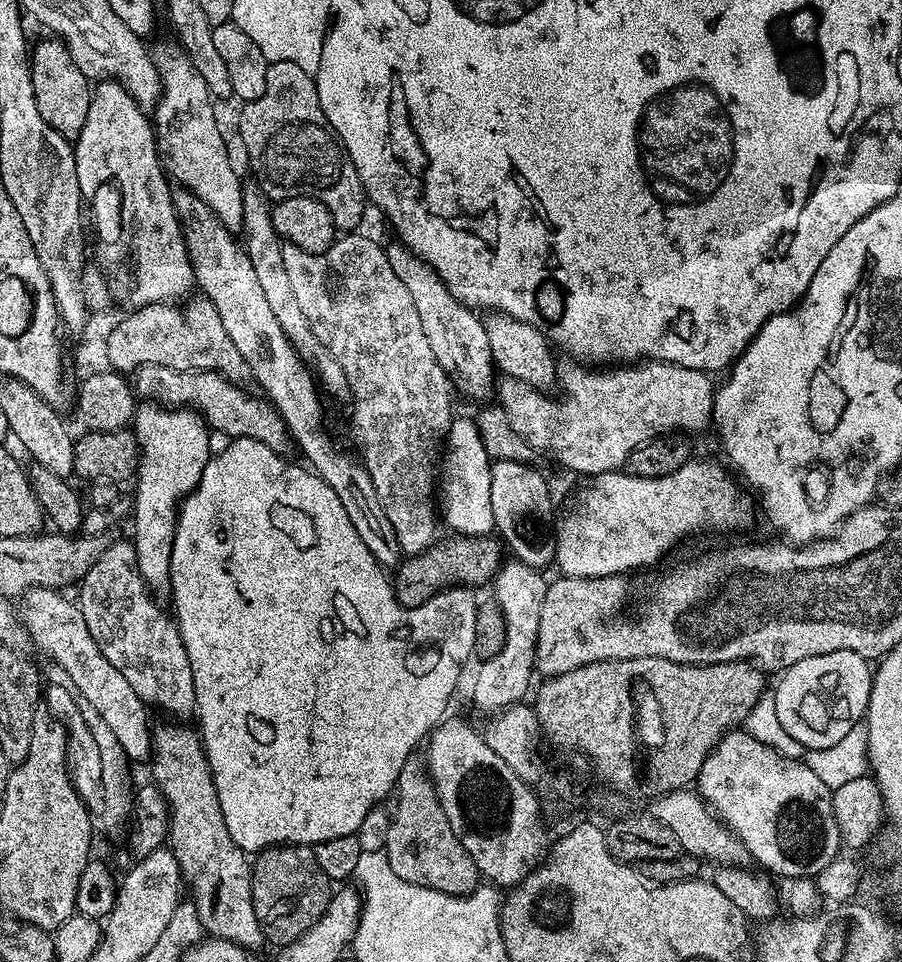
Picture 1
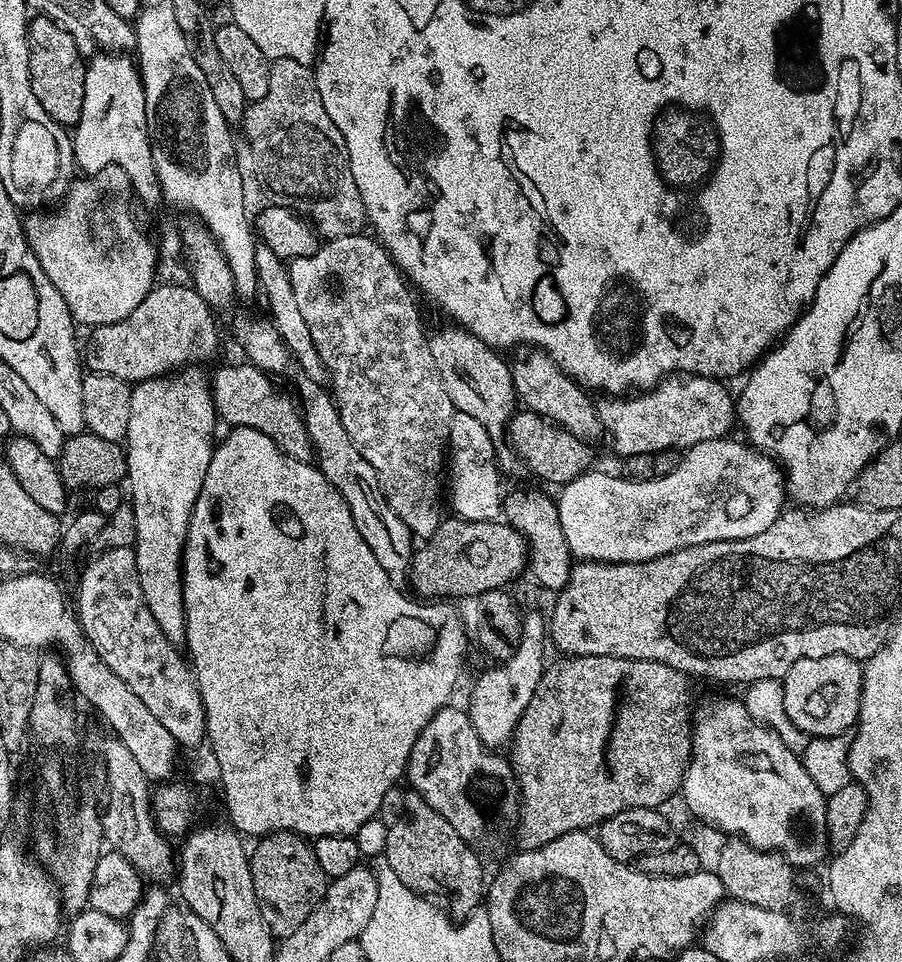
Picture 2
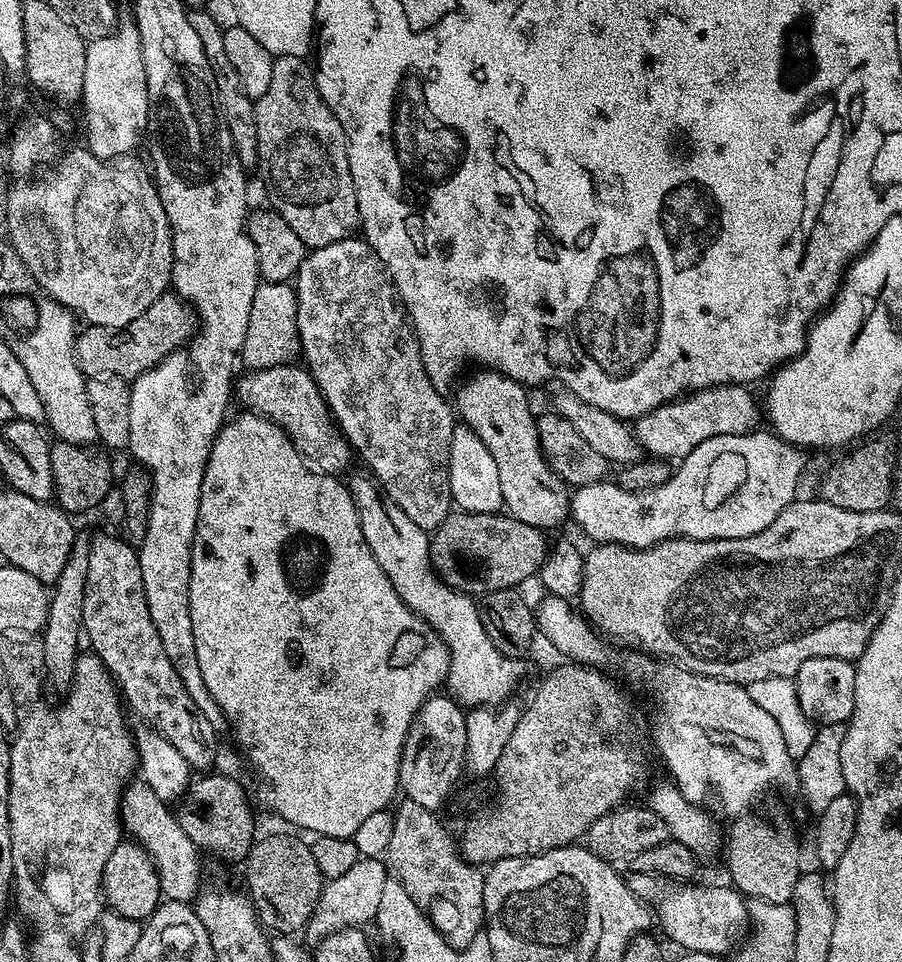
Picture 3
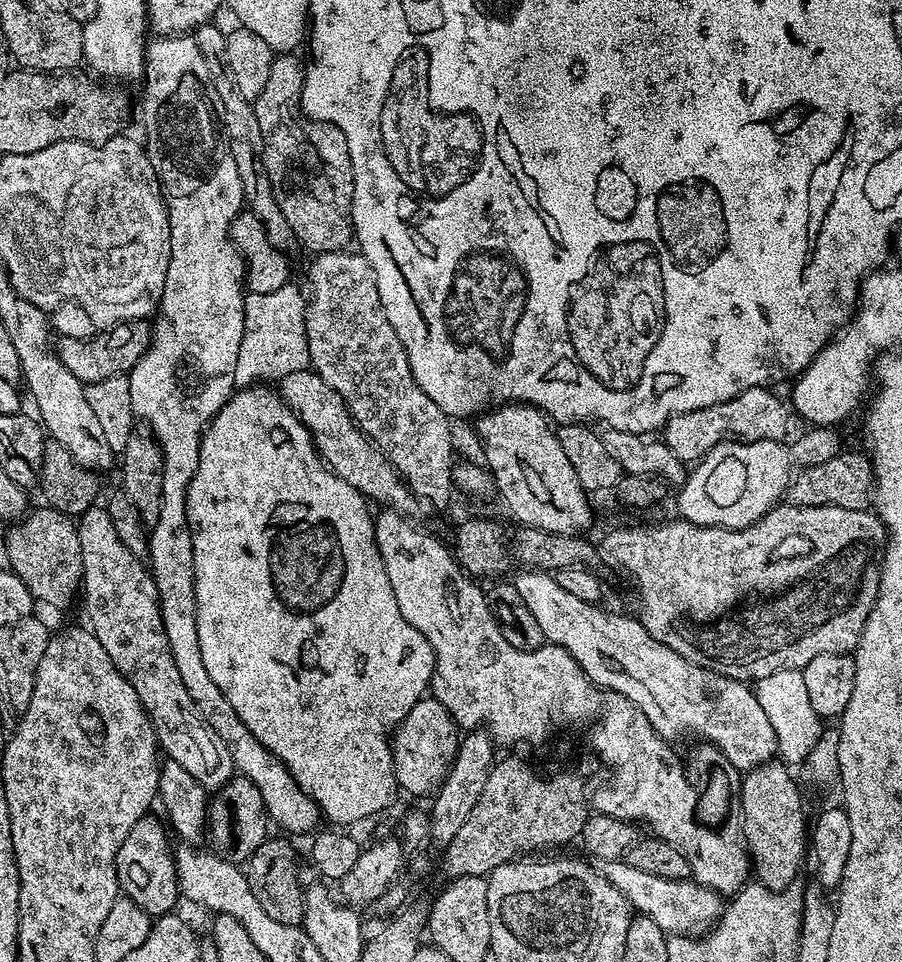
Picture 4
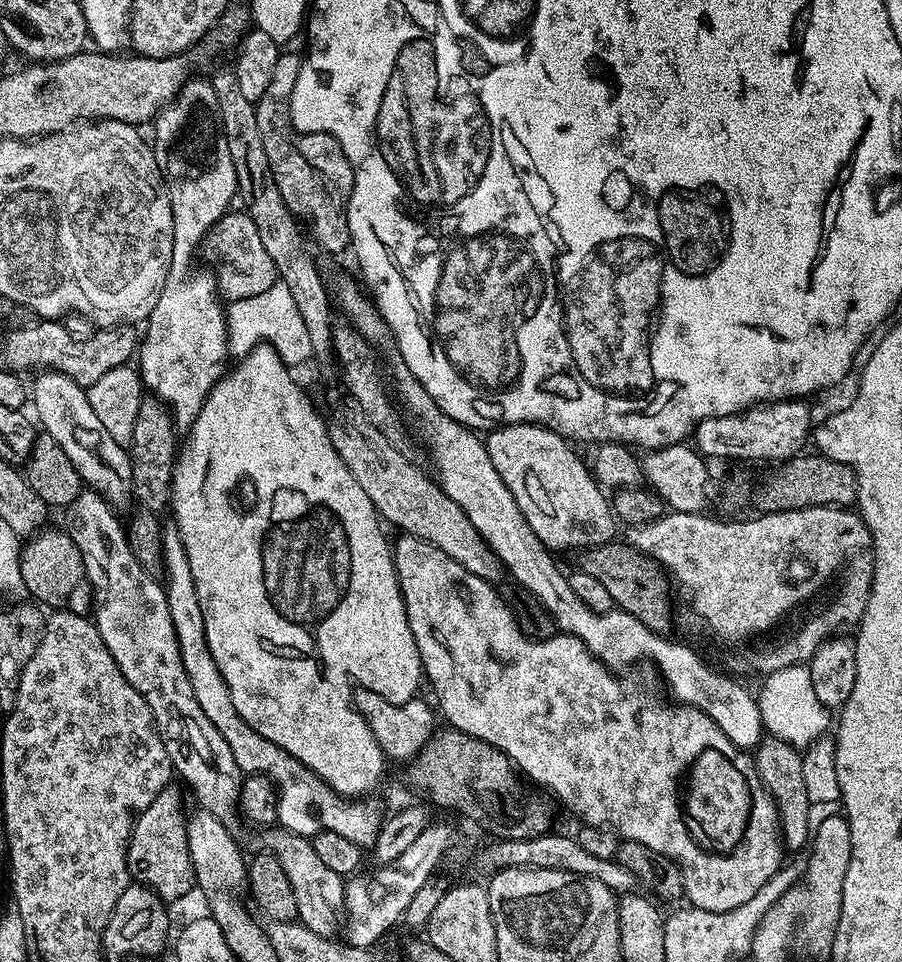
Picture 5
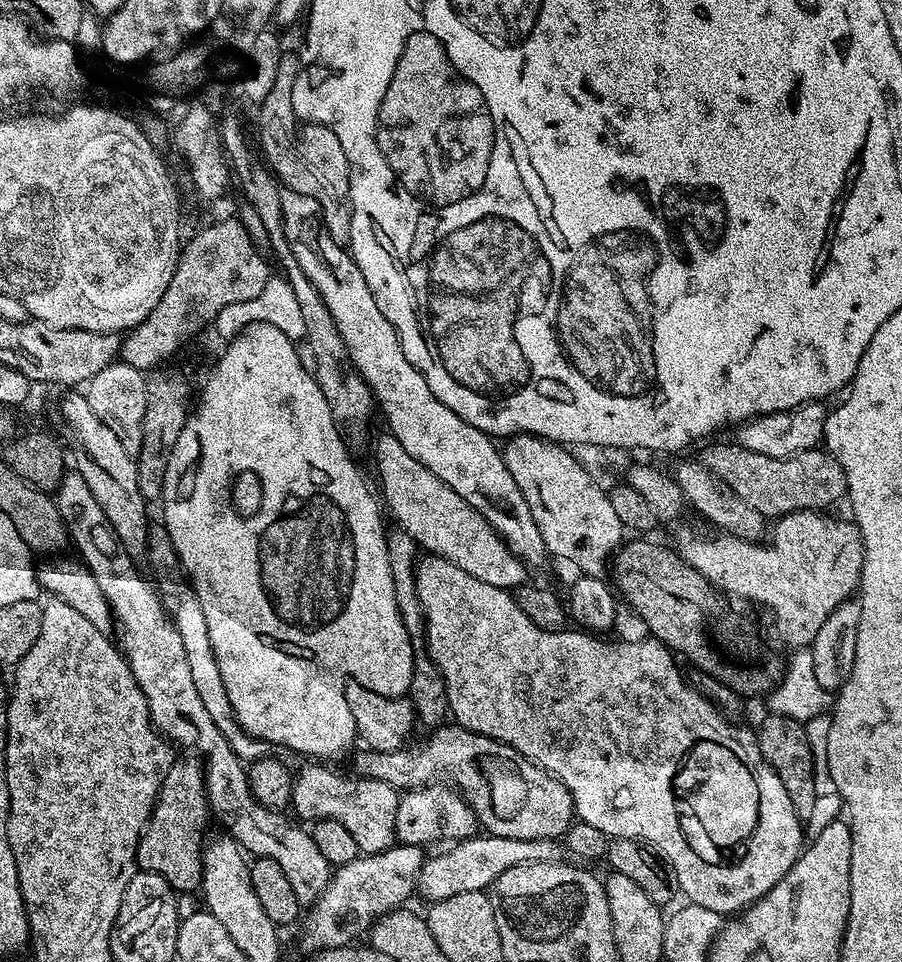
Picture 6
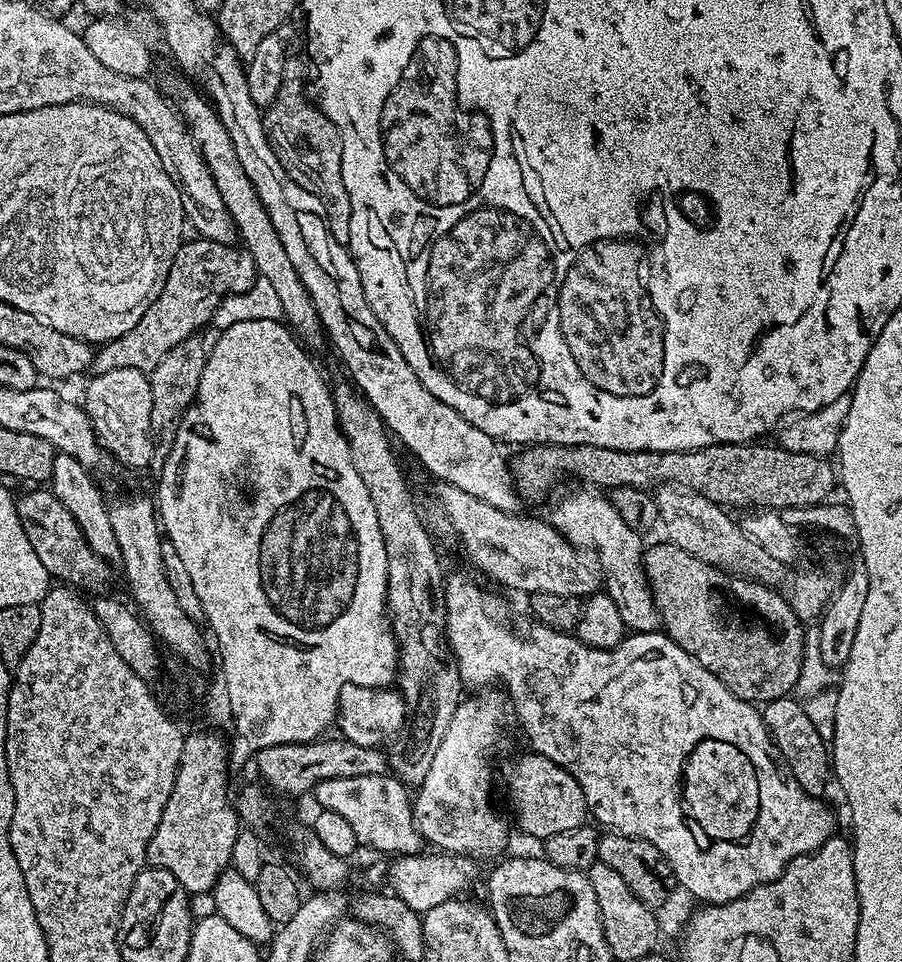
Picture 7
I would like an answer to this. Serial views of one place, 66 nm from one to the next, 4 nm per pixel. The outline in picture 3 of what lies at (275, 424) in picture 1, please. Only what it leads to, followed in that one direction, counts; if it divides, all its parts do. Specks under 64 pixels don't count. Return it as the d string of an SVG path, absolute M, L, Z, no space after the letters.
M293 362L273 368L257 368L244 375L235 381L235 399L240 399L247 411L274 421L292 439L292 445L312 471L339 477L340 472L347 470L348 463L354 460L354 453L338 431L328 411L328 404L307 367Z

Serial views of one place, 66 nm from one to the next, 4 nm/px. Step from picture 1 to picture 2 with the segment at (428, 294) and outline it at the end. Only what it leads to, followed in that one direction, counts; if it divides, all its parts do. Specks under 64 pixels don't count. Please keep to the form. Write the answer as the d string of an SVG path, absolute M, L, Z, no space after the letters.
M459 326L448 327L452 328L440 328L436 333L433 331L429 335L428 345L430 354L434 354L442 386L446 394L450 394L453 409L478 418L478 422L486 426L486 434L490 434L492 440L503 441L508 423L518 408L518 397L509 361L504 361L499 351L470 334L468 329Z

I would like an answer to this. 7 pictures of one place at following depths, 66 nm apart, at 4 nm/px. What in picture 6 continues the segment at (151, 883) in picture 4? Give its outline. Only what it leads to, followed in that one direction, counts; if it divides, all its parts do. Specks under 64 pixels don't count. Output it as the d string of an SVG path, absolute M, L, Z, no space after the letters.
M180 758L173 759L170 770L166 774L166 778L160 787L160 799L157 800L155 808L152 810L152 817L148 820L148 825L144 828L144 832L140 836L138 842L138 850L136 851L136 866L139 871L153 872L162 878L166 878L166 882L170 882L170 886L175 888L177 893L184 894L184 892L192 892L201 887L204 878L204 849L206 847L206 835L204 831L208 828L208 818L210 820L210 809L208 807L208 792L204 789L204 765L199 759L196 760L180 760Z

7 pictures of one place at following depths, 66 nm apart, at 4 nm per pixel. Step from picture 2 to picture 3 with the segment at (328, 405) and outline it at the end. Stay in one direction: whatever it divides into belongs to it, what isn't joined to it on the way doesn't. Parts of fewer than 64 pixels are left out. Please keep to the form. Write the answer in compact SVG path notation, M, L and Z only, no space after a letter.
M363 475L347 481L358 510L362 538L366 538L366 546L370 546L374 562L382 566L382 574L390 578L390 586L394 586L398 598L402 598L413 614L424 619L444 639L448 648L447 695L468 710L503 705L509 699L507 696L511 694L512 687L520 680L521 661L498 650L487 627L480 621L477 601L467 592L455 591L437 576L428 549L429 533L414 526L406 514L393 511L375 479L371 475Z

